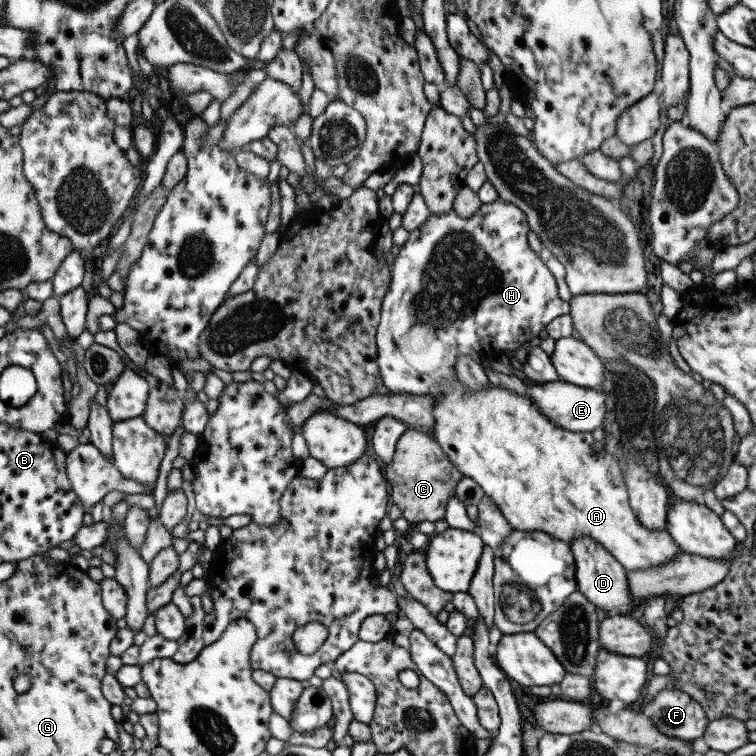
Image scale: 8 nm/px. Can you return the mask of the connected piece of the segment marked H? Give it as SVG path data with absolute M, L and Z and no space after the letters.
M495 199L488 203L481 203L477 210L468 217L460 217L451 210L445 214L429 215L420 225L409 234L405 242L399 247L399 253L390 266L390 283L383 295L380 306L380 321L378 322L376 342L376 363L379 369L383 386L390 390L389 395L422 395L440 392L440 382L454 376L454 364L458 356L487 356L507 351L515 351L519 345L537 336L540 330L546 327L553 319L570 312L567 301L557 297L555 280L547 267L543 265L539 256L527 245L527 232L529 232L526 218L520 208L507 203L502 199Z

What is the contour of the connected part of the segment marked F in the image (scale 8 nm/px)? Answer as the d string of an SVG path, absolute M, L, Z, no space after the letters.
M678 688L662 689L640 711L656 724L661 734L679 740L701 738L708 723L700 705Z

